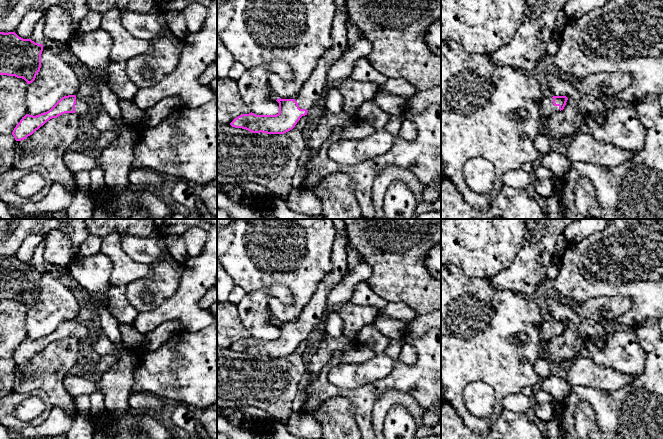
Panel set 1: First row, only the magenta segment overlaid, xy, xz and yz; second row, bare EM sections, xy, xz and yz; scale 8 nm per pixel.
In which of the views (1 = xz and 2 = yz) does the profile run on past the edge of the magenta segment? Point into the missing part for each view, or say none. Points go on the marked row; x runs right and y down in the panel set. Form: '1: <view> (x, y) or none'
1: xz (315, 87)
2: yz (546, 107)

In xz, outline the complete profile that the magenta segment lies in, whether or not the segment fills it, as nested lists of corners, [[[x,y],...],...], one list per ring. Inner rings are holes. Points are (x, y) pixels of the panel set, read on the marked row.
[[[336,10],[331,36],[333,46],[324,53],[311,72],[308,80],[294,99],[277,99],[279,113],[276,115],[242,114],[230,125],[252,133],[284,134],[292,130],[302,116],[317,103],[322,102],[327,89],[333,83],[328,80],[328,71],[348,50],[347,11]]]

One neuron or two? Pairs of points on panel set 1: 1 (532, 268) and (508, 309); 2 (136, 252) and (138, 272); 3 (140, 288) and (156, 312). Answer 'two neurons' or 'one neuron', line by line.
1: two neurons
2: two neurons
3: two neurons

